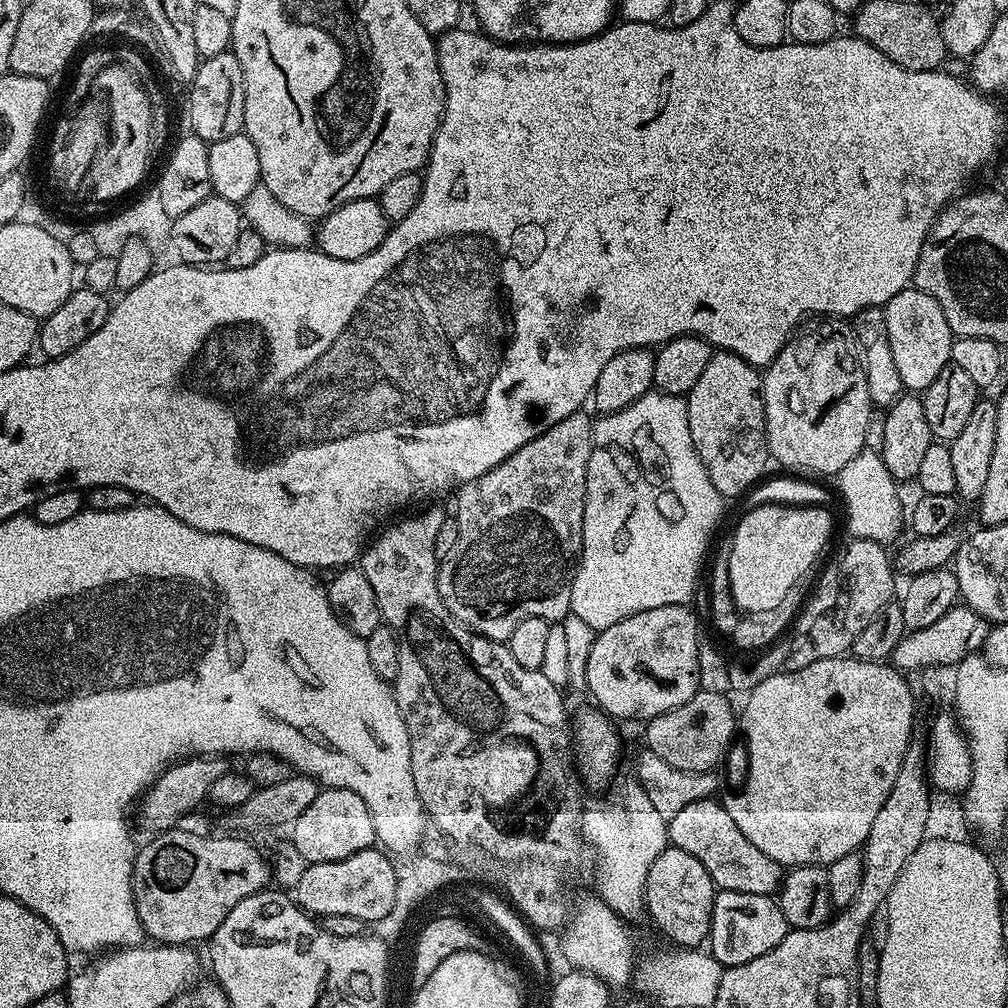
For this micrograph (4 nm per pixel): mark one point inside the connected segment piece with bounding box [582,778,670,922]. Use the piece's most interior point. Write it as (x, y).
(626, 837)

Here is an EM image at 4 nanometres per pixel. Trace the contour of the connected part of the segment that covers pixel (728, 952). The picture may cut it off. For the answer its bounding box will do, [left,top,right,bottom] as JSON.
[706,890,789,968]

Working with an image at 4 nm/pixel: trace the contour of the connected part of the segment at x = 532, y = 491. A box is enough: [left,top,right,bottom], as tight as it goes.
[436,410,594,642]

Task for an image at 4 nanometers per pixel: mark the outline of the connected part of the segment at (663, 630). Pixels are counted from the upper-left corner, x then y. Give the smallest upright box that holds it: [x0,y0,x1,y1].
[586,604,699,722]

